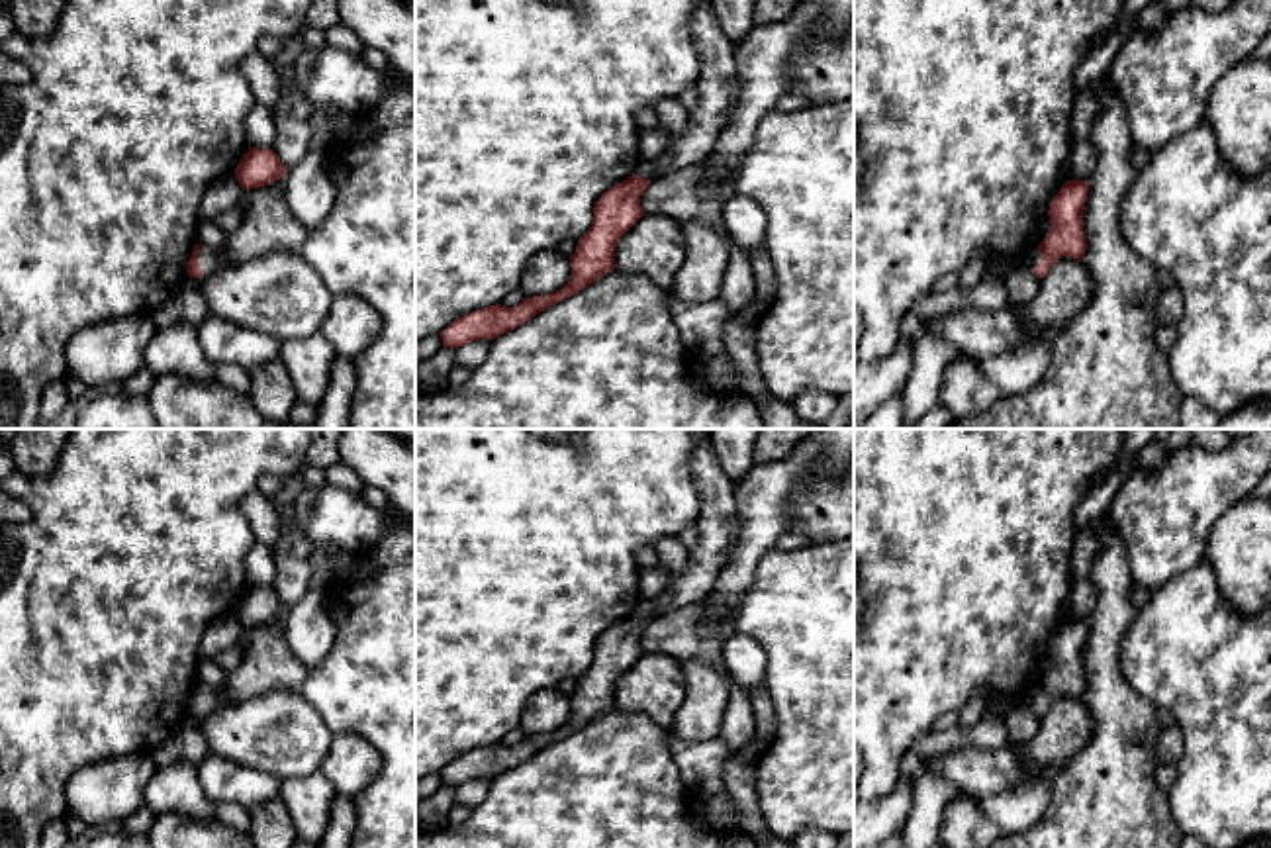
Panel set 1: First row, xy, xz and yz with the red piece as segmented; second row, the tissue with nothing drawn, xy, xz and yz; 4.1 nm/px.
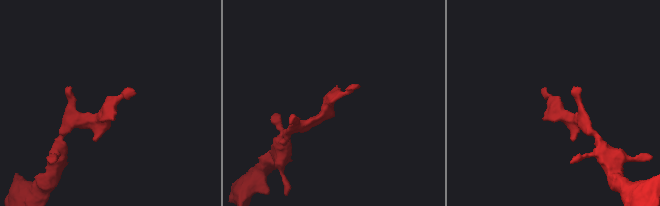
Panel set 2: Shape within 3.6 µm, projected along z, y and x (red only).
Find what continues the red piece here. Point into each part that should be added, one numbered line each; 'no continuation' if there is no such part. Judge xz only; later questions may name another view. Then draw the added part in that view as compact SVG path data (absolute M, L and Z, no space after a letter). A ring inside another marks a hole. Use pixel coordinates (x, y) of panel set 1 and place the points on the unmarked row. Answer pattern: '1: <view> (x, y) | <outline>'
1: xz (717, 525) | M707 431L691 452L691 482L699 501L697 542L689 550L687 568L670 582L666 591L654 599L640 599L635 607L635 613L644 619L707 597L738 539L734 482L721 468Z

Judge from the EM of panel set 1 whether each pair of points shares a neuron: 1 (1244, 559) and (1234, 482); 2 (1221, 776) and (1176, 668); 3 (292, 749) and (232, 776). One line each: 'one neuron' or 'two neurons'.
1: two neurons
2: one neuron
3: two neurons

